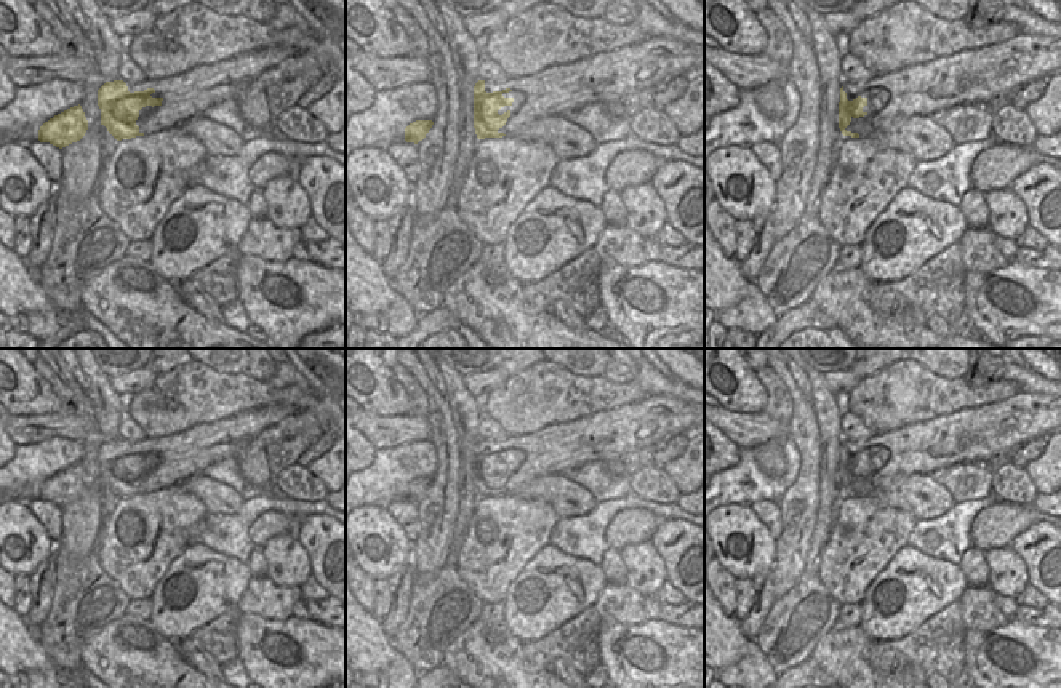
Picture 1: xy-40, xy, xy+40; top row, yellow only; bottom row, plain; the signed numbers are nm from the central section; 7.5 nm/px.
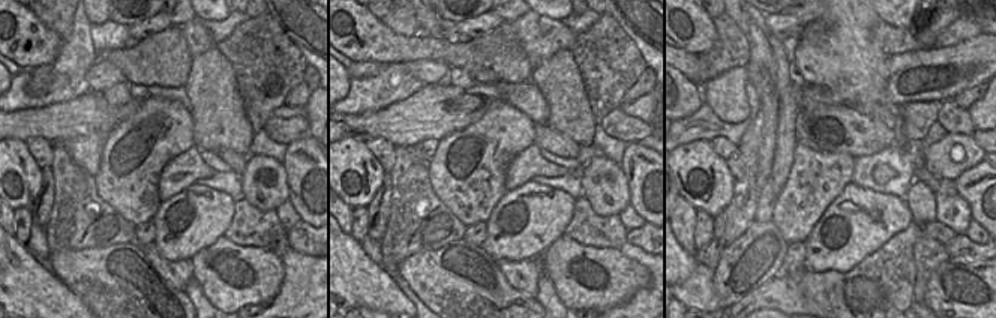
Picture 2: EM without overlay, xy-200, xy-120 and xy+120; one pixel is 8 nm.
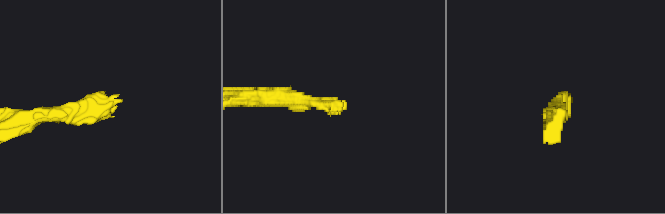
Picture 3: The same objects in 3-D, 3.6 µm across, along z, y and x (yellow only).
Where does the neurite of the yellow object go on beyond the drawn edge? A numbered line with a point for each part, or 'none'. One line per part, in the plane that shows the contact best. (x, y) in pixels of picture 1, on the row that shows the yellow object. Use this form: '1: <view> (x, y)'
1: xy (605, 77)

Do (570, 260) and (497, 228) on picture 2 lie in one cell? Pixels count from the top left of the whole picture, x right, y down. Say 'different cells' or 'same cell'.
different cells

